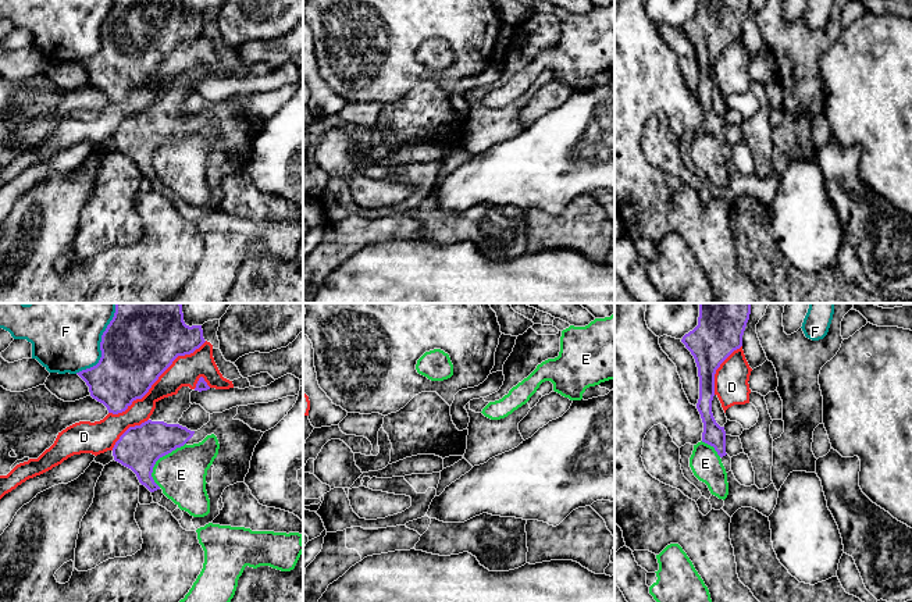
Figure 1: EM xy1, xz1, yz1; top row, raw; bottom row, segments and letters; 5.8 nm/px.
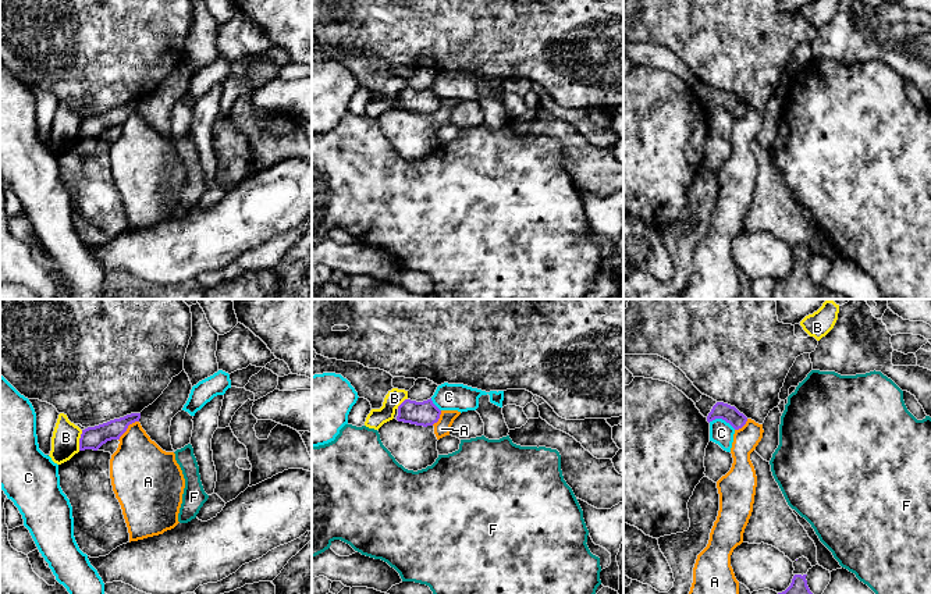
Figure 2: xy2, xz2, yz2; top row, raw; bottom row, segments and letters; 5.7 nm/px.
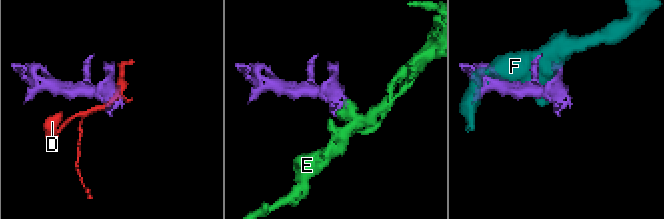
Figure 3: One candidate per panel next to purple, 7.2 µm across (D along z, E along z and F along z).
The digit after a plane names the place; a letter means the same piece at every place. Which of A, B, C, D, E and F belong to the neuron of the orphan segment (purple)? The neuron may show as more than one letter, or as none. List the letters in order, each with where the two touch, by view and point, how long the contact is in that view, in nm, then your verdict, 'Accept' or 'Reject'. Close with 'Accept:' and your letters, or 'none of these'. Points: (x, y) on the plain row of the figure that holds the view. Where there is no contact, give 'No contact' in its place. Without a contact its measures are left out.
A: Touches purple at xy2 (127, 116). Shared border 170 nm. Reject
B: Touches purple at xy2 (80, 128). Shared border 120 nm. Reject
C: Touches purple at yz2 (722, 107). Shared border 170 nm. Reject
D: Touches purple at xy1 (157, 67). Shared border 700 nm. Reject
E: Touches purple at xy1 (157, 148). Shared border 300 nm. Reject
F: Touches purple at xy1 (100, 36). Shared border 420 nm. Reject
Accept: none of these

